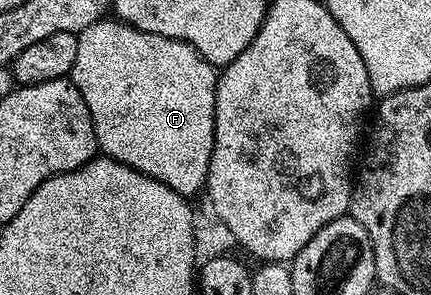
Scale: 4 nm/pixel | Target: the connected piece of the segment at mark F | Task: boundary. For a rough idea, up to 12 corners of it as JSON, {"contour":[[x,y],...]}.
{"contour":[[100,20],[70,79],[95,145],[173,192],[207,184],[216,67]]}

